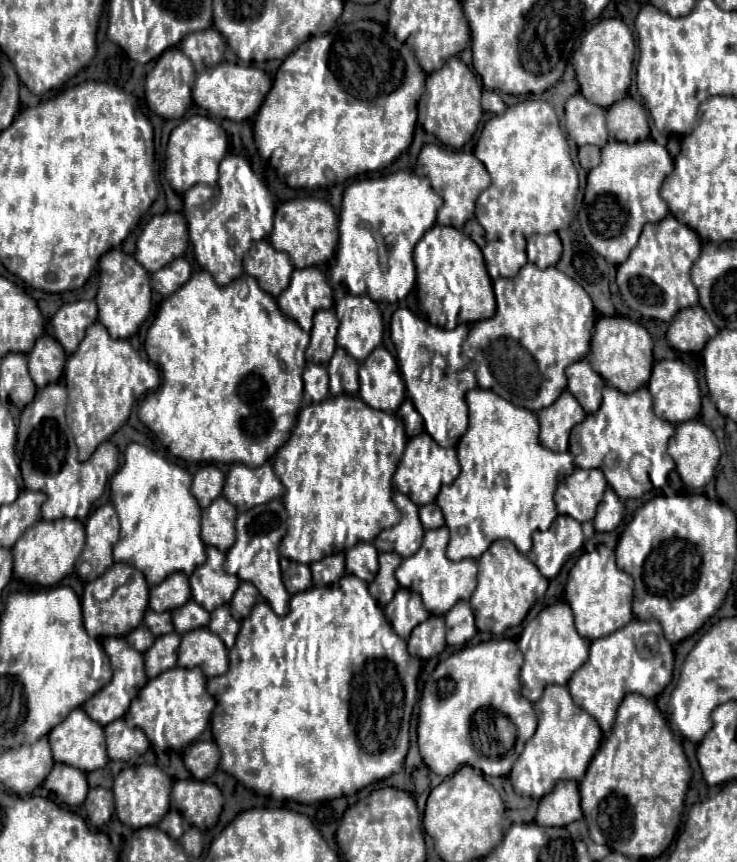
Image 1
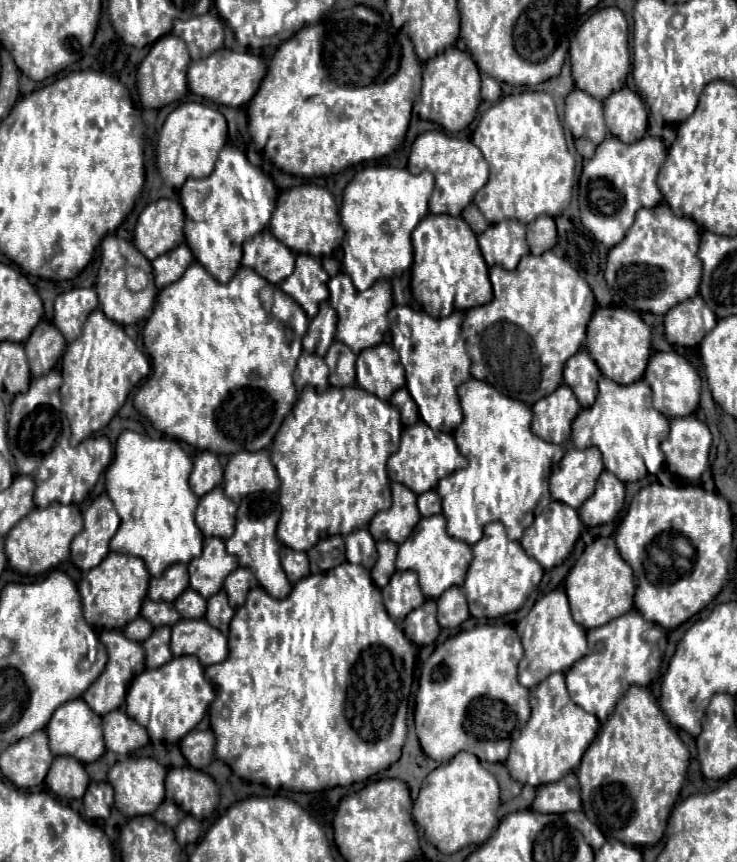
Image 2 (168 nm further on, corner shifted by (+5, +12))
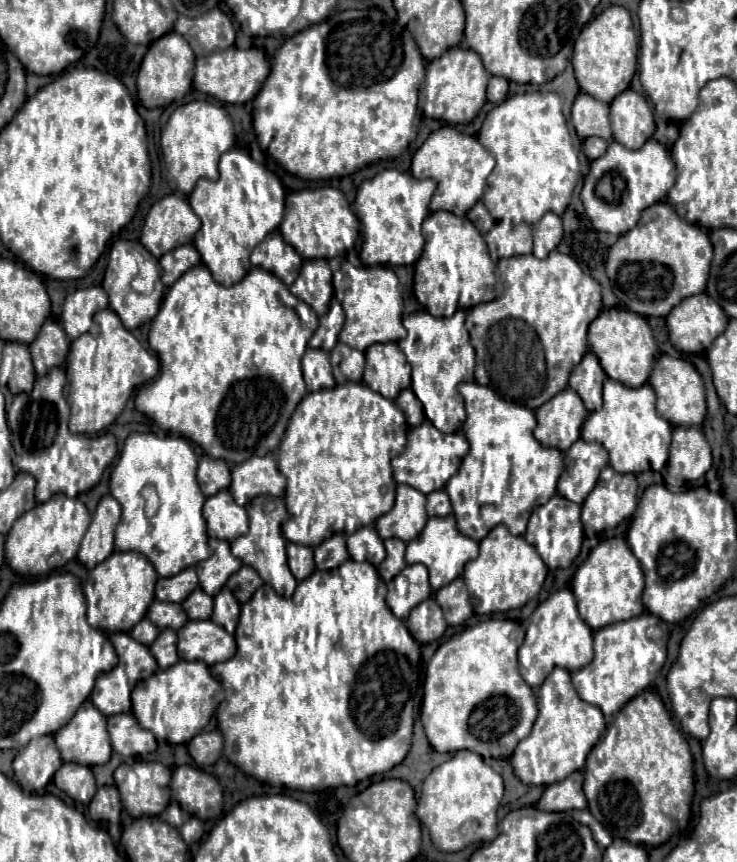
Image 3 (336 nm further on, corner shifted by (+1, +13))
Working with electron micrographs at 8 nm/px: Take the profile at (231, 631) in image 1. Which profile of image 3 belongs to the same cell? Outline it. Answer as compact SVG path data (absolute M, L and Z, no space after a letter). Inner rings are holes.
M223 588L215 596L215 606L213 606L211 620L215 624L223 626L229 634L233 634L235 626L237 626L237 620L239 620L239 612L241 612L241 604L235 600L235 596L231 594L231 590Z

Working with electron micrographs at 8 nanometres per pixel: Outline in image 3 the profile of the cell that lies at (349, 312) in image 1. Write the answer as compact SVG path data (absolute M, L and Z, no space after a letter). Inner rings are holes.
M341 262L339 270L333 274L334 297L341 302L345 313L343 330L339 342L365 352L377 342L399 342L407 336L403 330L403 296L401 286L391 268L369 266L357 268L351 262Z

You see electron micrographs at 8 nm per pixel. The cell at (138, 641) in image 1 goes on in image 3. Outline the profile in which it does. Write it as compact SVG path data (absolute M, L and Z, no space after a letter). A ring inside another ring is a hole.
M143 618L133 630L131 630L131 636L137 640L137 642L143 642L145 646L149 646L159 634L159 628L153 624L153 622L147 622L147 618Z

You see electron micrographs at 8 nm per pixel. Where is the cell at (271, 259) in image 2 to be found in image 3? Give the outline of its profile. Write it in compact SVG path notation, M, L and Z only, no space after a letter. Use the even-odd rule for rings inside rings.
M271 232L251 254L251 264L275 274L281 282L291 286L299 276L303 258L283 240L279 232Z

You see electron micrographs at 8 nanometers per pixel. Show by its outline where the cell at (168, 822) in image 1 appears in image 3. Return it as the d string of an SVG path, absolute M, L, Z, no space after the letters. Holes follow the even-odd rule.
M171 802L171 804L167 806L167 810L165 810L159 818L161 818L163 822L175 826L175 828L179 828L179 826L183 824L183 812L181 812L181 808L179 808L177 802Z

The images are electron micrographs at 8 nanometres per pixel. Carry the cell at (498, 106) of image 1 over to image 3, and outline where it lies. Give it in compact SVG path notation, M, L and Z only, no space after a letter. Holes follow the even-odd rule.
M493 76L493 78L489 80L487 100L493 102L493 104L503 102L505 96L507 96L507 86L509 86L509 80L507 80L507 78L497 78L497 76Z

